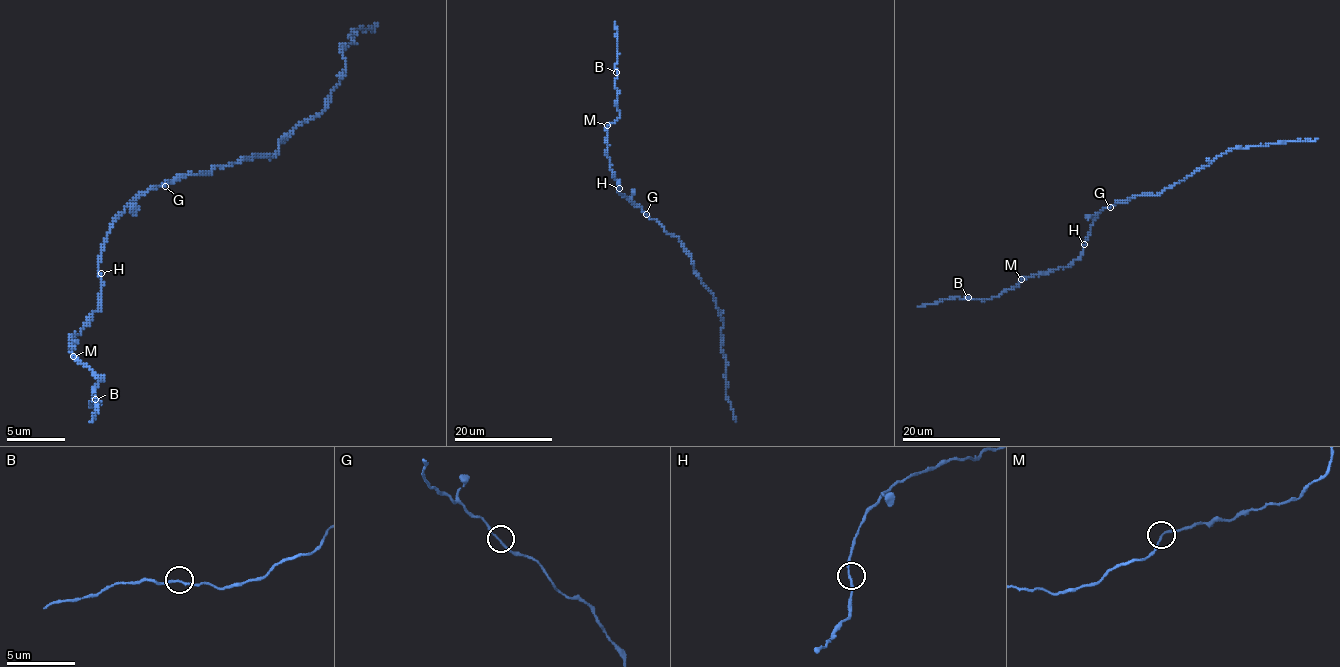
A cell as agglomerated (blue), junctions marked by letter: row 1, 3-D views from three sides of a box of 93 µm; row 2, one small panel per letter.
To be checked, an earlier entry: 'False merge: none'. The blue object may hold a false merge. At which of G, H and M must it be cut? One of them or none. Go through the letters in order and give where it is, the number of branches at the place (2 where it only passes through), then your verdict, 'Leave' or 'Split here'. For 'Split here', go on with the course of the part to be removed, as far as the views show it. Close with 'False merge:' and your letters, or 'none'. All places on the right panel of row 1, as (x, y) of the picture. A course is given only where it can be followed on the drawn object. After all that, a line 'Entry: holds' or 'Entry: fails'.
G: Place: (1110, 207). Branches: 2. Leave
H: Place: (1084, 244). Branches: 2. Leave
M: Place: (1021, 279). Branches: 2. Leave
False merge: none
Entry: holds

